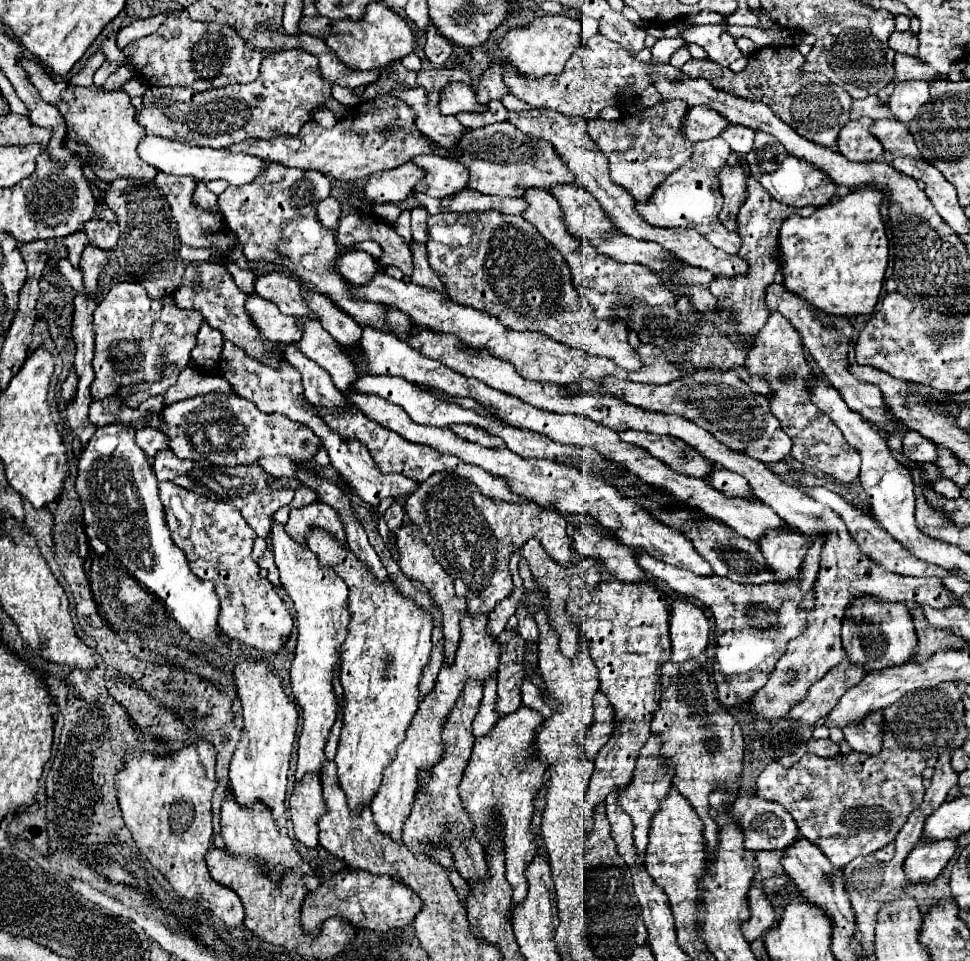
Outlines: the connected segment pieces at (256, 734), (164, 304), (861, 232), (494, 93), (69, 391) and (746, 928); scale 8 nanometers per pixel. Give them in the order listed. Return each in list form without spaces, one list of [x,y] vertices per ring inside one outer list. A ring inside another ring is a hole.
[[[242,656],[236,662],[234,674],[244,716],[242,738],[230,762],[230,782],[234,800],[240,808],[252,808],[256,802],[266,804],[274,816],[274,822],[278,826],[285,826],[284,794],[298,724],[296,704],[290,702],[290,698],[286,696],[278,674],[270,672],[268,662],[254,662],[252,658]]]
[[[118,282],[114,284],[108,294],[102,298],[98,308],[94,310],[92,316],[92,326],[94,326],[94,372],[96,378],[90,386],[90,394],[94,400],[108,398],[110,394],[116,392],[120,386],[128,384],[138,384],[138,382],[160,382],[166,376],[166,370],[170,366],[176,366],[180,372],[188,366],[190,362],[190,352],[192,346],[196,346],[196,334],[202,324],[202,316],[196,310],[182,310],[172,304],[168,298],[158,298],[152,300],[148,298],[146,290],[136,284],[136,282]],[[158,360],[164,360],[162,366],[158,366]]]
[[[858,188],[826,206],[814,210],[812,216],[790,216],[778,236],[780,262],[784,270],[784,286],[792,290],[796,296],[818,308],[820,312],[832,316],[858,316],[870,314],[878,302],[884,272],[888,266],[888,236],[886,226],[880,216],[880,206],[884,200],[884,192],[876,188]]]
[[[490,68],[482,78],[480,78],[480,86],[476,90],[478,100],[482,100],[484,104],[492,98],[500,100],[508,90],[504,88],[504,82],[500,82],[500,74],[494,74],[494,70]]]
[[[72,368],[70,370],[70,374],[68,374],[68,378],[62,382],[62,390],[60,390],[60,398],[68,404],[68,402],[72,402],[74,400],[74,396],[76,396],[76,388],[78,388],[78,374],[76,374],[76,370]]]
[[[760,884],[752,886],[750,892],[748,892],[748,910],[750,910],[750,918],[742,922],[742,934],[748,942],[754,942],[776,920],[772,904],[766,900],[766,894],[764,894]]]

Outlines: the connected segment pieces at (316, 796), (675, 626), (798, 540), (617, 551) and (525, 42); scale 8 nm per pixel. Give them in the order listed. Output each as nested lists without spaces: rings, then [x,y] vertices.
[[[312,776],[312,780],[304,780],[304,784],[296,786],[290,798],[290,818],[294,824],[294,836],[306,846],[318,846],[318,820],[328,812],[322,786]]]
[[[674,602],[670,616],[672,662],[686,662],[698,658],[708,644],[710,624],[702,608],[690,602]]]
[[[776,532],[760,540],[760,550],[764,554],[766,566],[776,576],[778,582],[792,580],[804,560],[804,548],[808,548],[808,536],[796,532]]]
[[[582,528],[580,532],[574,532],[574,550],[580,558],[594,558],[608,576],[620,582],[652,582],[650,576],[630,558],[630,552],[624,552],[624,548],[616,548],[612,540],[596,536],[592,528]]]
[[[534,16],[526,26],[510,28],[500,42],[500,48],[492,60],[492,64],[500,64],[508,58],[520,74],[528,78],[540,78],[546,74],[560,74],[564,70],[566,60],[574,54],[574,50],[582,44],[580,40],[580,20],[572,16]]]

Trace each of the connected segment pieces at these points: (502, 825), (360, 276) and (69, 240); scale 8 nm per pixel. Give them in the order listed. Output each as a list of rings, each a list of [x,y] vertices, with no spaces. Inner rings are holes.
[[[520,706],[512,716],[498,720],[486,736],[476,740],[460,782],[464,812],[472,818],[474,834],[484,852],[488,854],[494,842],[504,848],[506,880],[512,886],[512,900],[516,906],[522,904],[528,894],[526,868],[536,856],[536,846],[532,844],[532,836],[528,836],[528,820],[532,818],[532,796],[536,796],[540,772],[544,772],[544,764],[532,764],[532,768],[516,768],[516,764],[520,764],[520,756],[524,756],[524,748],[528,748],[528,740],[532,740],[532,728],[536,728],[540,720],[544,720],[542,714],[528,706]],[[492,824],[496,824],[496,832]]]
[[[348,250],[336,258],[336,272],[350,284],[364,284],[378,270],[376,260],[360,250]]]
[[[78,230],[78,232],[72,232],[64,238],[60,238],[60,244],[66,246],[66,252],[68,252],[68,260],[72,262],[74,268],[78,268],[78,262],[80,262],[80,254],[82,250],[86,248],[88,244],[88,238],[84,234],[84,230]]]

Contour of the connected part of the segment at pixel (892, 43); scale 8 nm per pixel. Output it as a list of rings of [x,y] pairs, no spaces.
[[[906,30],[906,32],[892,32],[892,36],[888,38],[888,46],[896,52],[904,52],[904,54],[910,54],[914,56],[916,54],[916,48],[918,48],[918,38],[912,30]]]

